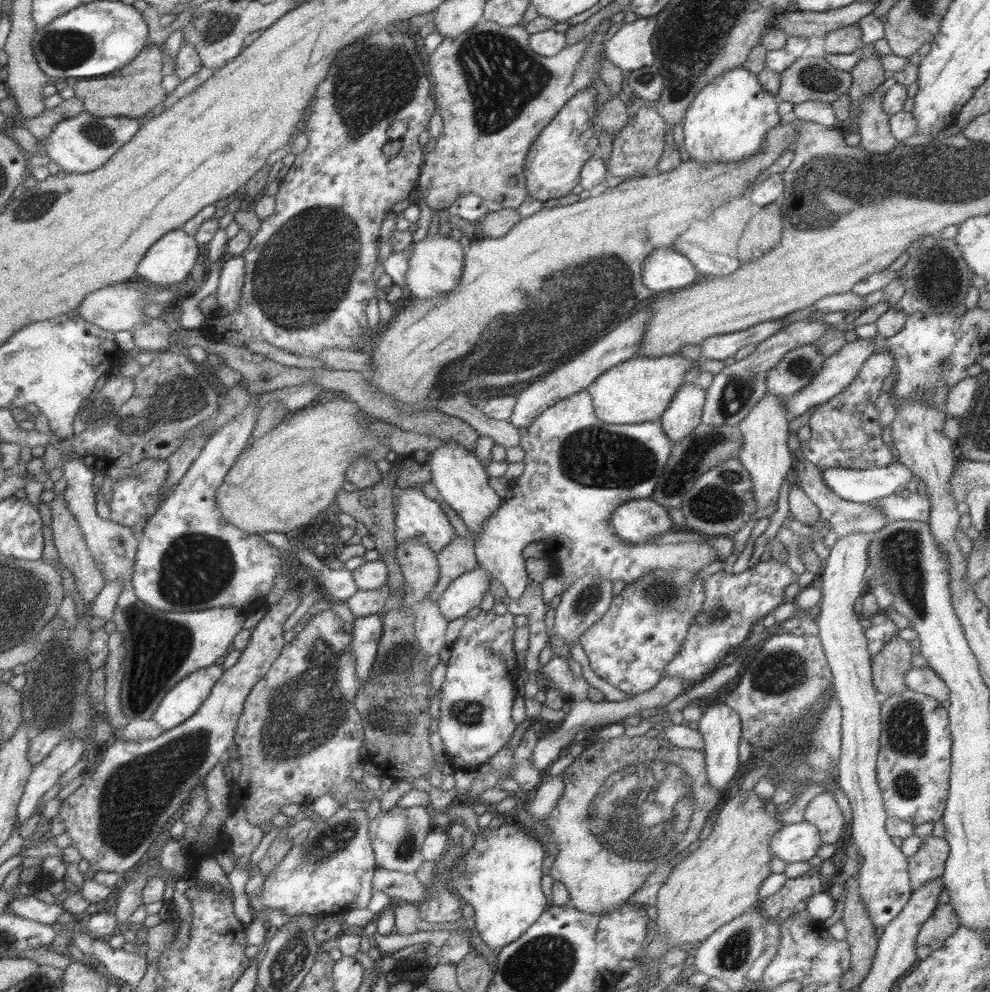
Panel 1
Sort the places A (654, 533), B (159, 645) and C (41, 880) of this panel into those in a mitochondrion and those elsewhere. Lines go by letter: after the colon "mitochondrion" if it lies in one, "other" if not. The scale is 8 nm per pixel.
A: other
B: mitochondrion
C: other

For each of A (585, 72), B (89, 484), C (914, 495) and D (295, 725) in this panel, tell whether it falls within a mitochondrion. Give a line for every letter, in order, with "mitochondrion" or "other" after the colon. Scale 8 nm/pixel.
A: other
B: other
C: other
D: mitochondrion

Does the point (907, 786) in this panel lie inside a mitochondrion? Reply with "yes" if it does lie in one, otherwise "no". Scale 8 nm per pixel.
yes

